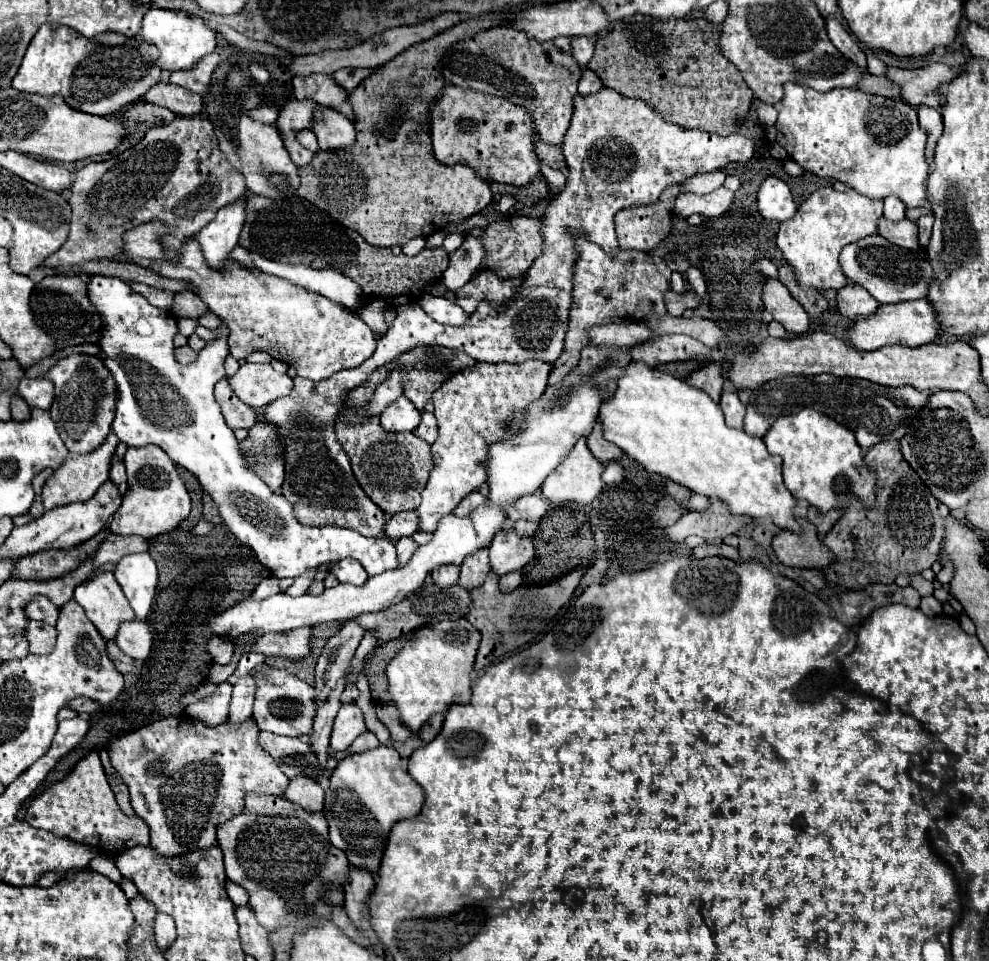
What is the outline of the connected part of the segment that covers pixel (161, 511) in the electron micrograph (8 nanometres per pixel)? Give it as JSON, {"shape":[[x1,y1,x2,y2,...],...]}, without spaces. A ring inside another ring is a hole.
{"shape":[[156,445,128,447,124,465,128,471,128,491,122,499,120,509,112,517,110,531,122,537,140,535,144,539,152,539,160,533,176,529,180,521,184,521,190,513,190,495,170,457]]}

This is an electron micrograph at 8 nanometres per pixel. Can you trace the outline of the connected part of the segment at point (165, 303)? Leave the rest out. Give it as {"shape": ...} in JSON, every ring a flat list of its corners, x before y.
{"shape":[[130,283,130,287,144,295,154,307,160,307,160,309,166,309,170,311,172,309,172,301,174,301,174,293,166,291,166,289,156,289,156,287,150,287,150,285,144,285,144,283]]}

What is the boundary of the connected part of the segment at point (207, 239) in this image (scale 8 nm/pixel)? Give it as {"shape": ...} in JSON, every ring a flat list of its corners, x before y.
{"shape":[[236,201,230,207,222,207,216,217,196,235,202,245,202,253,206,263,212,269,220,269,224,261,230,259,230,251,236,247,244,219,246,219,246,203]]}

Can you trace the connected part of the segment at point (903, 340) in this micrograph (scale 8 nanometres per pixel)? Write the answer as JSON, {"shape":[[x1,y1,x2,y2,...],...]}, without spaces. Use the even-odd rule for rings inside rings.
{"shape":[[926,299,916,301,902,301,894,305,880,305,876,313,868,317,858,317,852,327,848,329,848,343,858,351,876,351,884,345,908,345,920,347,928,345,938,337,938,321,936,313]]}

